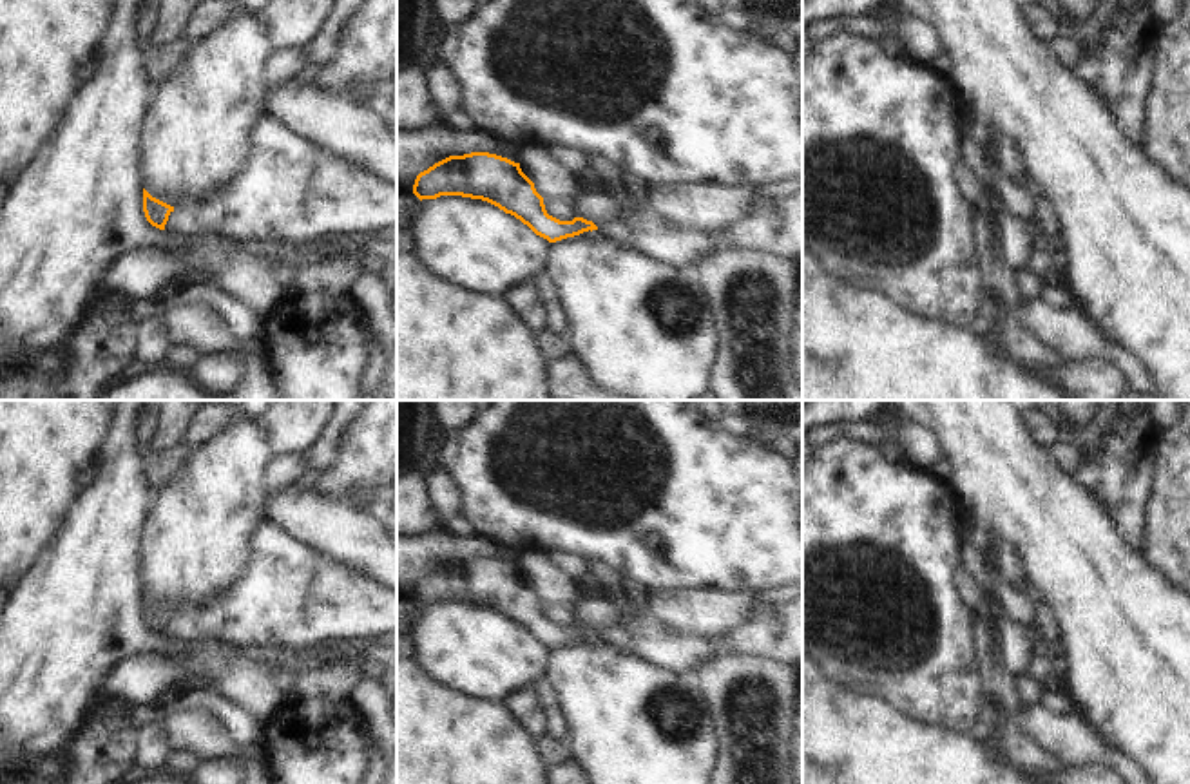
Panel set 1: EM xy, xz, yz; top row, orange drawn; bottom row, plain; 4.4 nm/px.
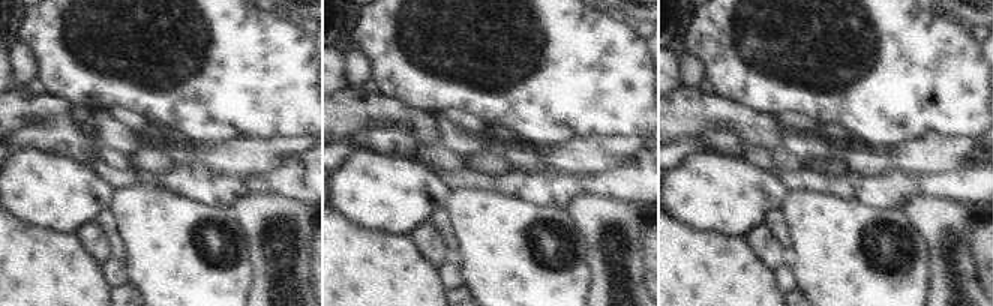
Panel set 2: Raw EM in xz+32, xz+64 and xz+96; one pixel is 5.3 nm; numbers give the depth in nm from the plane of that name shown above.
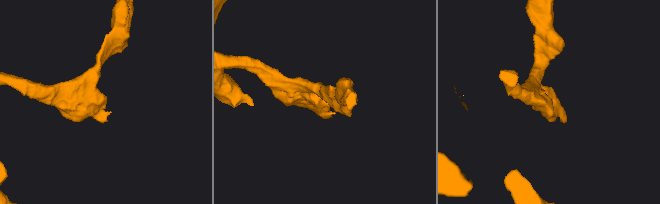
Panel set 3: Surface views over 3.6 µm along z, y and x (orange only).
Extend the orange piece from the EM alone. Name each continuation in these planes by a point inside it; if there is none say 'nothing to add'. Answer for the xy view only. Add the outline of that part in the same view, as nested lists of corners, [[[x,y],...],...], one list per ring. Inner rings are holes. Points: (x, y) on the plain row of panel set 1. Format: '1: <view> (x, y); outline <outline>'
1: xy (267, 603); outline [[[274,521],[263,523],[248,540],[248,570],[223,594],[197,608],[170,617],[165,639],[181,643],[221,643],[234,646],[281,645],[288,654],[319,645],[324,637],[306,630],[306,588],[319,554],[284,534]]]

